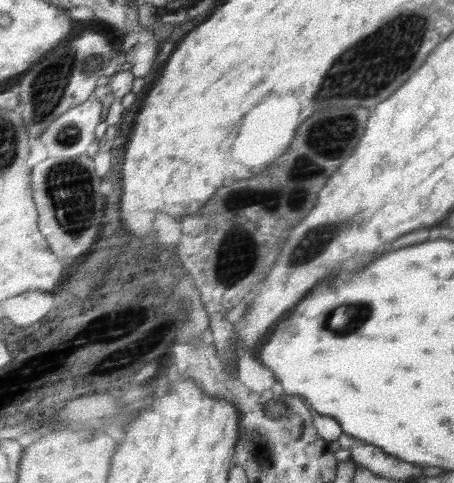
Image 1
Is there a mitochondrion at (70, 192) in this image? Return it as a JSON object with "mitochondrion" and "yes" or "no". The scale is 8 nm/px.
{"mitochondrion":"yes"}

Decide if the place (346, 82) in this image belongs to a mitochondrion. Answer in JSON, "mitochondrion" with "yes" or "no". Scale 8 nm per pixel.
{"mitochondrion":"yes"}

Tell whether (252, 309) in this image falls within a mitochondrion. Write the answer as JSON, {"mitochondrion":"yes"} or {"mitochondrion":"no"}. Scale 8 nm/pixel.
{"mitochondrion":"no"}

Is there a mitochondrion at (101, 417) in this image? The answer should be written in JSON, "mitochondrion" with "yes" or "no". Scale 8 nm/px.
{"mitochondrion":"yes"}

